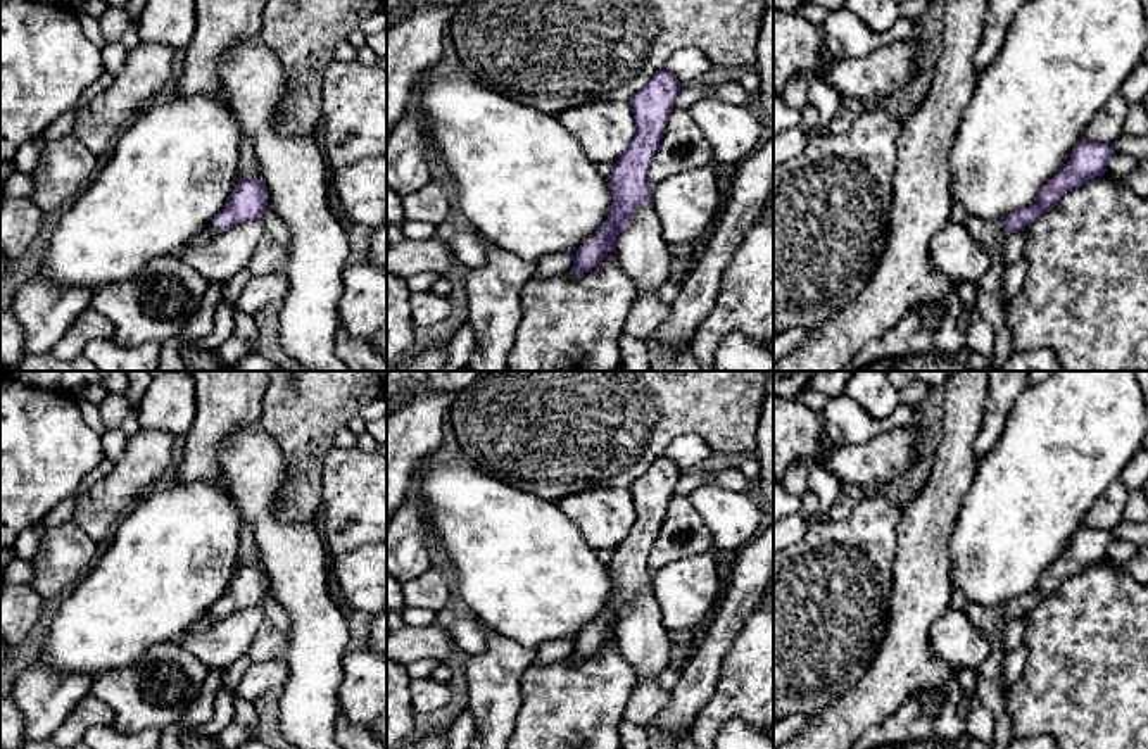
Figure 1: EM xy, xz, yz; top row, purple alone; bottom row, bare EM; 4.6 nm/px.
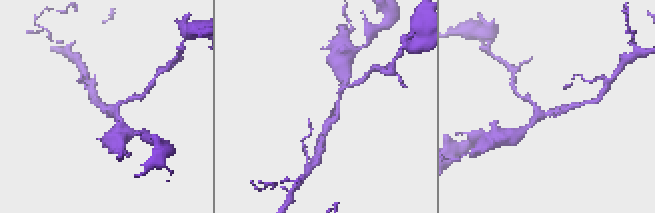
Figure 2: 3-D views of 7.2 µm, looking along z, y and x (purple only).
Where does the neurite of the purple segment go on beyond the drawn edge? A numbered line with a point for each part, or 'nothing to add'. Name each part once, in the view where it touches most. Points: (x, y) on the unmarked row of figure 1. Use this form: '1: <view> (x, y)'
1: yz (991, 694)

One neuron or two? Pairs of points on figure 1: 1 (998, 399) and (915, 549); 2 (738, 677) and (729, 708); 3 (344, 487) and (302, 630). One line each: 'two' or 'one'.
1: two
2: one
3: two

